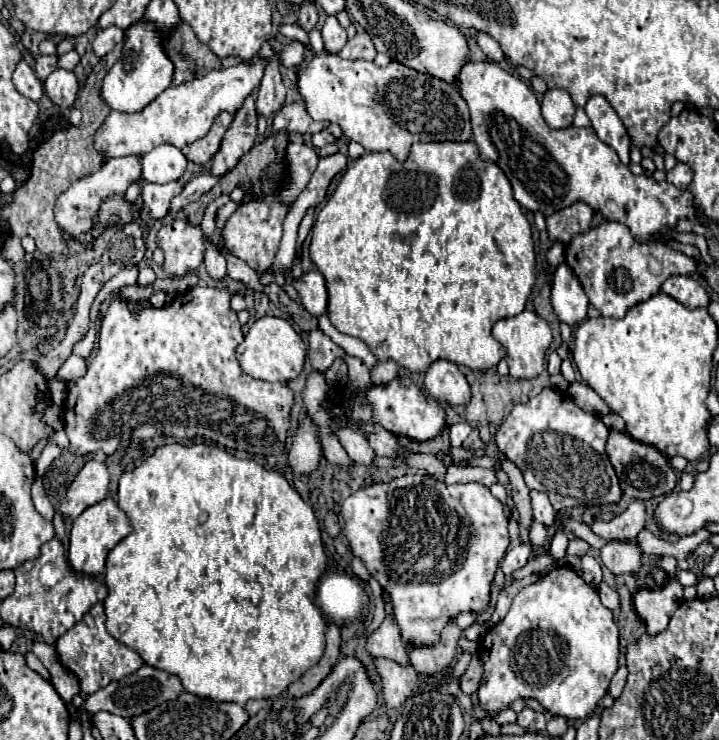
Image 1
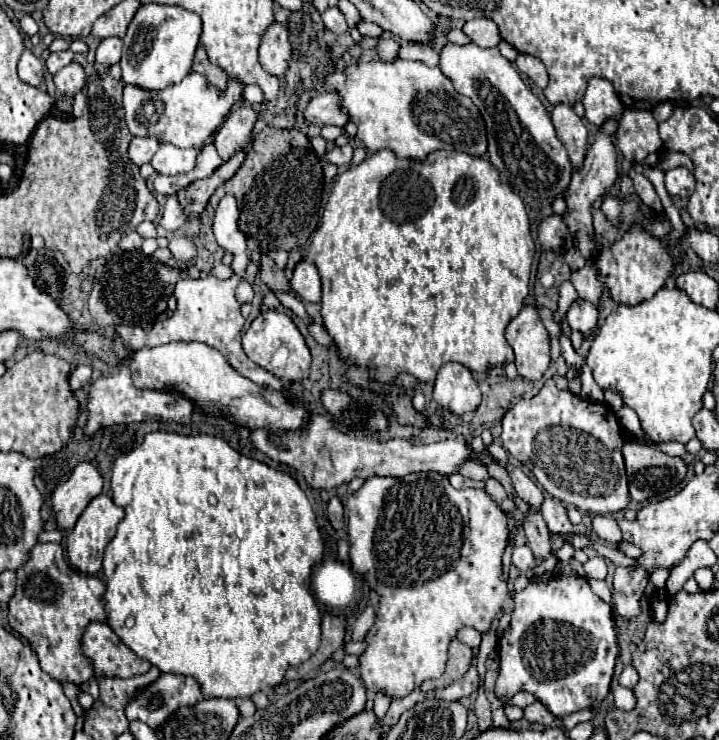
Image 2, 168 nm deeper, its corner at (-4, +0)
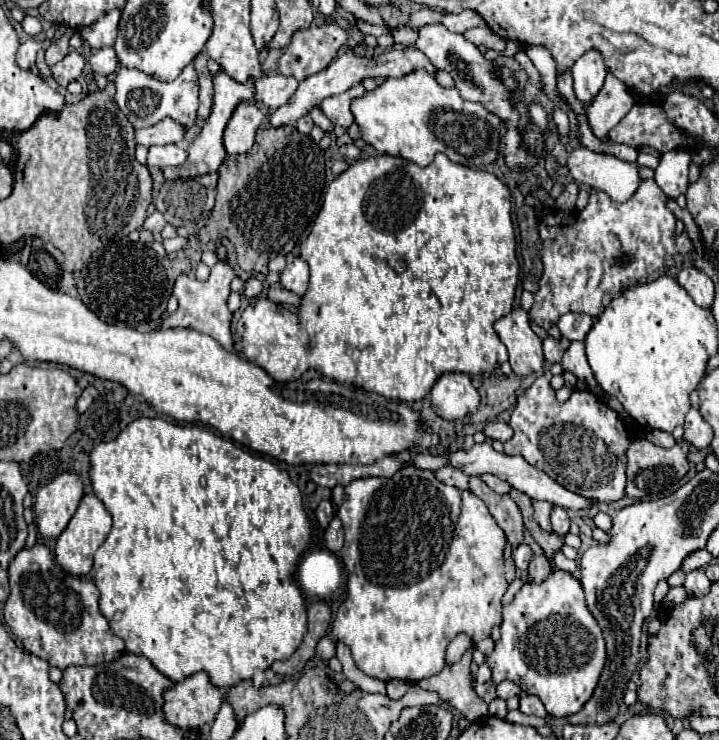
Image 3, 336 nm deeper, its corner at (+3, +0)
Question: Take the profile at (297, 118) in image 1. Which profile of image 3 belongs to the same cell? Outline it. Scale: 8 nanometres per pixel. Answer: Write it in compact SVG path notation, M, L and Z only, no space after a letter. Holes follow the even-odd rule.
M361 84L349 88L347 92L343 94L337 94L337 96L329 96L325 100L321 100L319 104L319 110L335 124L335 126L343 126L347 128L351 122L353 122L353 114L349 110L349 104L351 104L351 98L355 96L361 96L365 92L365 88Z

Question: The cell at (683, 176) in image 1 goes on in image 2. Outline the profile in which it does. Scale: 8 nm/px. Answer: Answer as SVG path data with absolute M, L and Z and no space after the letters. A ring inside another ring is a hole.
M672 168L666 172L666 190L670 196L686 200L694 192L694 174L688 168Z

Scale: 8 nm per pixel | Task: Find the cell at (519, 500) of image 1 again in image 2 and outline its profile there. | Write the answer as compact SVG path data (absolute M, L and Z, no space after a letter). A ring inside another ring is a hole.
M534 508L530 510L530 514L524 520L524 530L526 530L528 546L532 548L536 560L544 560L552 552L550 532L548 532L548 526L546 526L542 514L536 512Z

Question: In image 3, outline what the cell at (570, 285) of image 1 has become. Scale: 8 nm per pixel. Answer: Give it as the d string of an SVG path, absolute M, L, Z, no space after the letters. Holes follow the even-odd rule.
M565 314L559 318L557 322L561 336L567 340L585 340L587 332L593 326L593 318L587 314Z

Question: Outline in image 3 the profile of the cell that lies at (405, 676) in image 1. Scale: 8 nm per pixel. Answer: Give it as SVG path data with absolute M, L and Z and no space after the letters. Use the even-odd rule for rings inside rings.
M409 464L409 466L403 466L391 478L359 478L359 480L353 480L351 484L347 484L345 500L337 508L337 518L341 520L343 532L345 532L345 546L339 550L339 556L343 560L345 572L347 572L347 582L351 586L353 584L363 584L363 586L371 584L371 590L347 592L347 600L341 604L337 618L333 622L333 636L351 648L357 668L361 672L365 672L367 676L383 680L383 682L397 678L397 680L405 680L405 682L413 682L413 684L423 678L431 678L443 670L445 650L457 634L465 632L475 642L479 642L483 638L489 638L491 628L495 624L501 624L501 598L507 590L507 582L505 582L505 574L503 574L503 550L505 550L507 538L505 538L505 532L497 526L495 518L489 514L483 500L479 500L469 490L457 490L453 486L445 486L443 482L439 482L435 478L435 474L431 470L419 470Z

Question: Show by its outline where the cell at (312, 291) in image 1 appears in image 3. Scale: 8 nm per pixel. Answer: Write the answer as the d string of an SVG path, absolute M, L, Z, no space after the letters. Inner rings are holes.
M287 254L287 266L281 272L281 286L297 296L303 296L309 288L309 266L295 254Z

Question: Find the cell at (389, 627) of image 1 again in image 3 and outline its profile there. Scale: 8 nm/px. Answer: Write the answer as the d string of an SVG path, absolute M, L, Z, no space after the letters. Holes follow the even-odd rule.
M323 638L319 644L317 644L317 654L323 658L323 660L331 660L335 656L335 642L331 638Z

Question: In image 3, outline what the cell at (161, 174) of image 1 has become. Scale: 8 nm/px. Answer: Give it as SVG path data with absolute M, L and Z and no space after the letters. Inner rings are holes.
M165 144L165 146L151 146L147 166L181 166L187 160L187 150L183 150L177 144Z

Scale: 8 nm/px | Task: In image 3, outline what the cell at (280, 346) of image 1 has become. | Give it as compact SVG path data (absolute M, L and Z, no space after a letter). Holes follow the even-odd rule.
M435 154L435 160L427 168L419 168L413 162L395 156L371 156L355 160L343 174L339 174L329 184L311 232L307 240L300 244L300 256L311 270L309 290L301 300L301 312L293 314L267 298L255 298L249 308L243 310L237 322L235 349L239 352L241 350L249 362L261 366L273 380L279 382L299 380L307 368L315 368L325 378L333 378L335 382L359 384L361 388L377 392L391 400L423 400L435 380L445 372L463 372L475 376L485 370L493 370L503 360L507 360L507 348L499 340L493 324L499 318L507 316L513 308L513 298L519 284L519 262L515 254L515 244L517 242L511 220L511 192L495 174L455 164L445 154Z

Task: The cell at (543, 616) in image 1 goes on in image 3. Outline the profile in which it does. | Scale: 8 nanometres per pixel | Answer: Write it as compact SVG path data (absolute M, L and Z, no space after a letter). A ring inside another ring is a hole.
M553 570L553 574L539 584L527 582L515 594L513 602L503 606L501 638L495 642L495 650L487 658L487 664L493 672L495 684L501 684L503 680L515 682L523 692L537 696L551 716L563 718L579 712L591 698L605 666L603 632L585 604L581 582L563 570Z

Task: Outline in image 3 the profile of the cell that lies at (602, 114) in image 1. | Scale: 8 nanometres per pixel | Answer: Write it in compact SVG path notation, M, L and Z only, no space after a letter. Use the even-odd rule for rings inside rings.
M595 50L585 52L571 68L573 82L575 82L575 94L583 104L591 104L593 96L603 88L605 82L605 64L603 56Z

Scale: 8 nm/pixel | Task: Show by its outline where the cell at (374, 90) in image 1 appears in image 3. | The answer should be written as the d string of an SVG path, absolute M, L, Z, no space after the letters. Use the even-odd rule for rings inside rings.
M423 68L401 78L385 78L375 90L351 100L355 124L365 144L381 154L429 166L437 152L469 168L491 164L499 156L501 122L481 104L461 98L457 88L441 88Z

